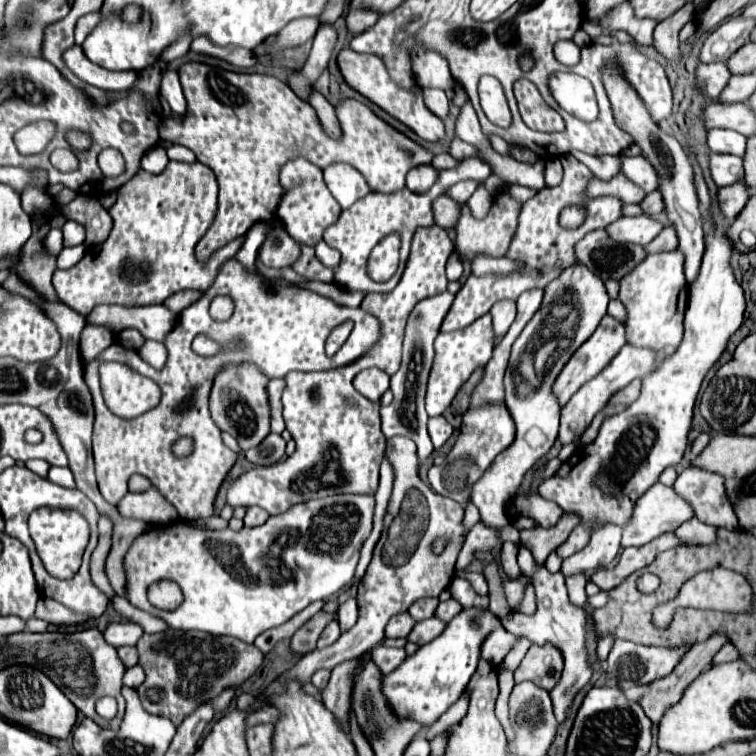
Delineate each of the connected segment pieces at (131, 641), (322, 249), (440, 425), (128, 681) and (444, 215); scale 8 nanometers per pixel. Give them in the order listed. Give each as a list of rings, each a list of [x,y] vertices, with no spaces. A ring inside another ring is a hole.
[[[118,621],[118,623],[110,623],[104,631],[104,637],[108,643],[112,643],[114,647],[122,647],[122,645],[136,645],[140,641],[140,637],[144,635],[144,629],[138,623],[132,621]]]
[[[324,241],[316,243],[316,245],[314,245],[314,251],[316,251],[318,261],[320,261],[322,265],[330,267],[330,269],[334,269],[334,267],[338,265],[338,261],[340,261],[340,253],[338,253],[336,249],[332,249],[330,245],[326,245]]]
[[[432,417],[428,421],[428,433],[430,433],[432,443],[434,443],[436,449],[440,449],[448,441],[448,437],[452,435],[452,431],[454,431],[452,425],[444,417]]]
[[[134,665],[134,667],[130,667],[130,669],[126,671],[126,675],[124,675],[124,685],[128,685],[128,687],[136,689],[138,685],[142,685],[144,677],[146,677],[146,675],[144,675],[142,665]]]
[[[438,197],[434,201],[434,217],[436,225],[442,229],[454,229],[460,219],[460,203],[456,203],[452,197]]]

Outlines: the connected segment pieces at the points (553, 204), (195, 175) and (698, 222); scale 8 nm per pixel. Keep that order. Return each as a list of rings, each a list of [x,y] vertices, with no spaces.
[[[570,154],[561,155],[559,159],[564,169],[562,183],[558,187],[540,189],[530,201],[524,203],[520,217],[518,217],[518,229],[506,251],[506,257],[522,263],[522,267],[512,273],[506,273],[506,275],[500,275],[500,273],[488,273],[482,277],[470,275],[468,281],[462,285],[462,289],[456,293],[452,309],[446,315],[440,331],[454,331],[454,329],[462,329],[462,327],[474,323],[478,317],[488,313],[496,301],[502,301],[502,299],[516,301],[520,297],[520,293],[524,293],[528,289],[544,289],[550,279],[558,277],[564,269],[578,263],[574,247],[586,233],[590,233],[594,229],[604,229],[610,223],[614,223],[618,217],[622,217],[622,207],[624,207],[622,199],[596,197],[594,201],[590,201],[588,217],[586,217],[584,225],[580,225],[574,231],[560,229],[558,213],[562,211],[562,207],[566,207],[574,201],[582,201],[582,189],[586,187],[586,181],[592,177],[592,171]]]
[[[170,161],[160,175],[140,171],[120,187],[118,201],[110,209],[114,219],[110,237],[100,245],[88,247],[78,265],[66,271],[54,271],[52,285],[60,301],[80,315],[90,315],[98,305],[156,305],[184,289],[210,289],[220,267],[234,257],[244,241],[244,237],[232,241],[218,249],[206,265],[198,265],[194,247],[215,218],[217,197],[214,173],[198,161]]]
[[[606,69],[604,87],[606,87],[610,103],[614,107],[614,117],[618,121],[618,125],[624,131],[632,133],[634,143],[642,147],[642,155],[650,157],[650,161],[654,161],[654,167],[658,169],[658,173],[662,173],[662,195],[666,197],[666,213],[668,213],[668,219],[672,221],[672,225],[676,227],[678,241],[680,241],[678,249],[686,257],[686,263],[684,263],[686,281],[694,283],[694,279],[698,277],[698,271],[700,271],[702,255],[704,255],[704,231],[702,231],[702,215],[698,209],[698,197],[696,197],[696,189],[694,189],[692,167],[690,167],[680,143],[660,131],[660,127],[650,119],[650,115],[648,115],[646,107],[642,105],[642,101],[638,99],[636,91],[626,81],[622,81],[622,77],[614,77],[614,73],[610,73],[610,69]]]

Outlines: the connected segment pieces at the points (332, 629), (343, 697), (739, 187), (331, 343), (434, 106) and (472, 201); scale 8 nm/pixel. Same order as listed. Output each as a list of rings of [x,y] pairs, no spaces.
[[[330,621],[330,623],[326,625],[326,629],[322,631],[320,639],[318,639],[318,649],[324,649],[324,647],[332,645],[338,637],[340,637],[340,627],[338,627],[338,621]]]
[[[346,661],[342,665],[336,665],[332,669],[332,677],[322,693],[322,703],[324,707],[334,713],[336,721],[340,723],[342,731],[346,735],[350,735],[350,723],[348,723],[348,713],[350,713],[350,677],[346,677],[346,673],[350,673],[350,669],[354,669],[354,661]]]
[[[738,181],[730,187],[722,187],[718,191],[718,201],[720,201],[720,211],[724,213],[724,217],[734,221],[738,217],[738,213],[746,207],[750,195],[752,195],[752,191],[744,181]]]
[[[348,320],[346,321],[346,323],[338,325],[338,327],[336,327],[336,329],[334,329],[332,333],[330,333],[325,345],[327,355],[333,356],[341,348],[341,346],[349,337],[350,331],[352,331],[353,326],[353,321]]]
[[[426,89],[424,91],[424,97],[426,97],[426,107],[434,113],[438,113],[438,117],[446,117],[448,113],[448,97],[442,89]]]
[[[478,189],[468,201],[466,201],[466,205],[470,205],[470,211],[472,211],[472,215],[478,219],[478,217],[486,217],[488,213],[486,211],[490,211],[490,205],[492,205],[492,199],[490,199],[490,193],[486,193],[486,189]]]

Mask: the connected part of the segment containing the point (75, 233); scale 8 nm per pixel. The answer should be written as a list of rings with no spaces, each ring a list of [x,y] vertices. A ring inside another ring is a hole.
[[[66,221],[66,225],[62,227],[62,233],[64,233],[64,247],[74,247],[78,243],[84,243],[84,227],[76,221]]]

